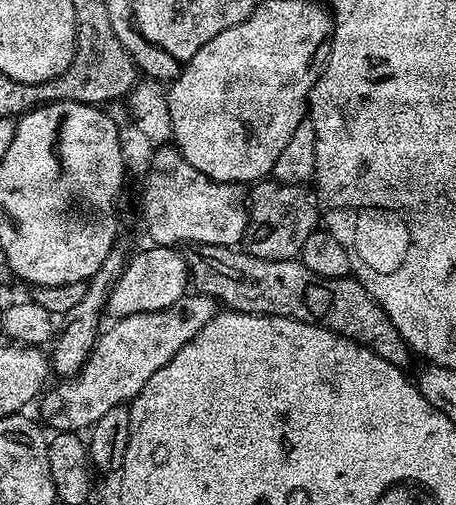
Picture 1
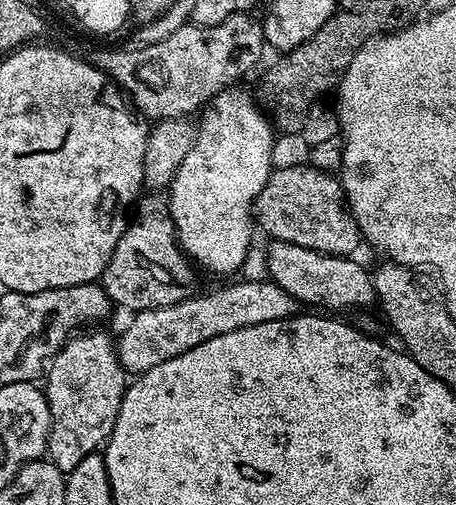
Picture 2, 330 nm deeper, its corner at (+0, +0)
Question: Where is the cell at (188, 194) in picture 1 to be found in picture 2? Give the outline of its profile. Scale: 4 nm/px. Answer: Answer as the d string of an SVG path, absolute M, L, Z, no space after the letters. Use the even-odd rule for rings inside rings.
M272 240L267 250L269 277L301 305L317 304L320 310L364 308L376 300L369 269L364 269L352 256L331 256L281 240Z

